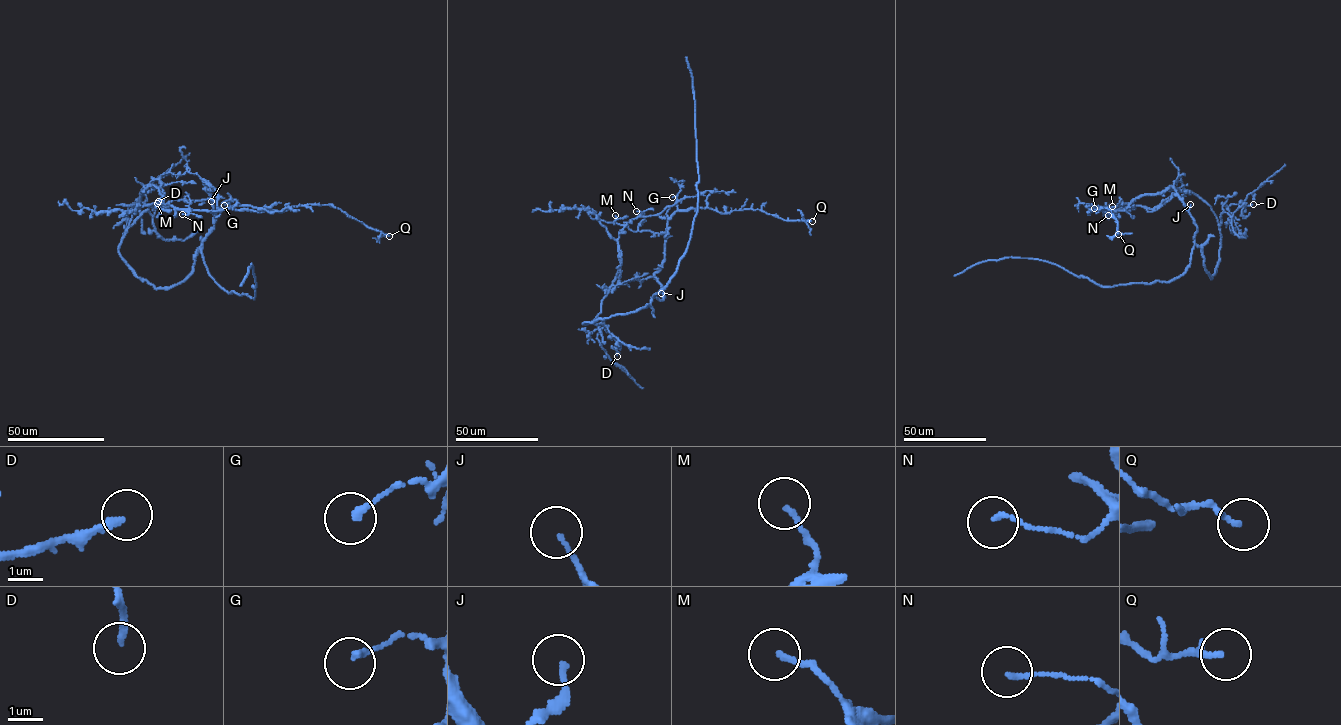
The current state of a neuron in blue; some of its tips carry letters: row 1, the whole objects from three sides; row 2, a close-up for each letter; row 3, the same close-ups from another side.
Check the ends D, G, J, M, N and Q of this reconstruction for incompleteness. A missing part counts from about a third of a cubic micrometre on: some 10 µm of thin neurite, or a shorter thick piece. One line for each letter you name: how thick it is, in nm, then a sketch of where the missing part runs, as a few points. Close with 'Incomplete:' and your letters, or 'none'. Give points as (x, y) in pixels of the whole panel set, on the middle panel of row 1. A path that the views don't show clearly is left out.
Incomplete: none

